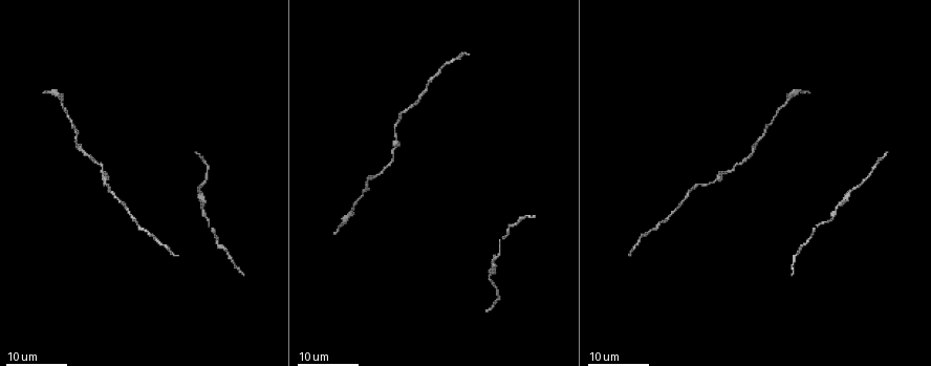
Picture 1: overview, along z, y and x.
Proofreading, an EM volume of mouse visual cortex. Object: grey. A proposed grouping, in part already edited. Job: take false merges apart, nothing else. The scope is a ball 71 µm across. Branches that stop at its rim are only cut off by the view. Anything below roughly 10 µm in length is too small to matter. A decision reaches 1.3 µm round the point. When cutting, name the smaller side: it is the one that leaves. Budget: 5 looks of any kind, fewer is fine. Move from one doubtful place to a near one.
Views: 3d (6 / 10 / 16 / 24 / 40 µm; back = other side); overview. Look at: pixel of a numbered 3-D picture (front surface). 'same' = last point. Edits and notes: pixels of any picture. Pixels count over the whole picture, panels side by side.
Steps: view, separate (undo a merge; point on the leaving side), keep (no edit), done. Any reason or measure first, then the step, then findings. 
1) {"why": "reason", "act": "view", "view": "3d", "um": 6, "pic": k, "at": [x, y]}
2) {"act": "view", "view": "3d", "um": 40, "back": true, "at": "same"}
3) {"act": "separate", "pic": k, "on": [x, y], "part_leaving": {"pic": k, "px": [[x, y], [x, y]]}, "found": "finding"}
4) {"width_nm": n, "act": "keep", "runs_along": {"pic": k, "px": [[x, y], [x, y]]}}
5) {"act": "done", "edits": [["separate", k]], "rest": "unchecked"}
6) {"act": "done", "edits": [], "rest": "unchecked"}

{"why": "a narrow waist", "act": "view", "view": "3d", "um": 24, "pic": 1, "at": [498, 241]}

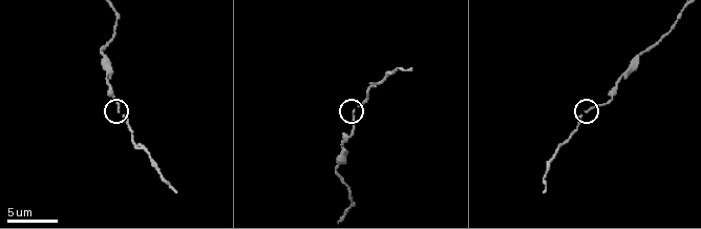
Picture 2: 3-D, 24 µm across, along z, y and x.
{"act": "view", "view": "3d", "um": 6, "pic": 2, "at": [587, 110]}

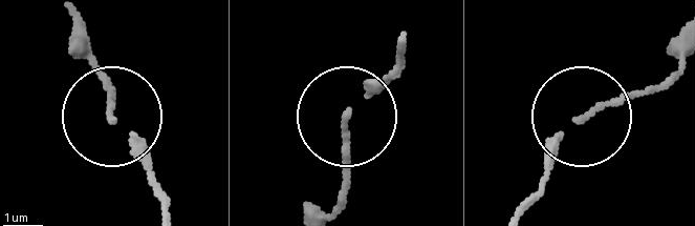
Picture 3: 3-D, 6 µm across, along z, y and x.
{"act": "view", "view": "3d", "um": 6, "back": true, "pic": 3, "at": [347, 113]}

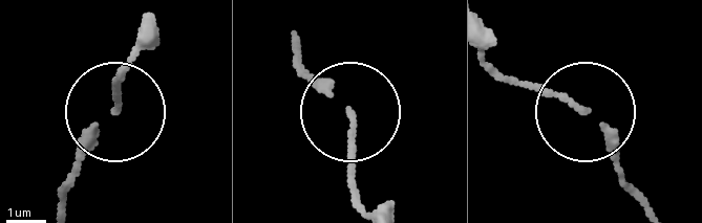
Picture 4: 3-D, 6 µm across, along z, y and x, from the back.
{"act": "keep", "found": "all the same neuron"}

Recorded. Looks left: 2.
{"act": "view", "view": "3d", "um": 16, "pic": 1, "at": [375, 177]}

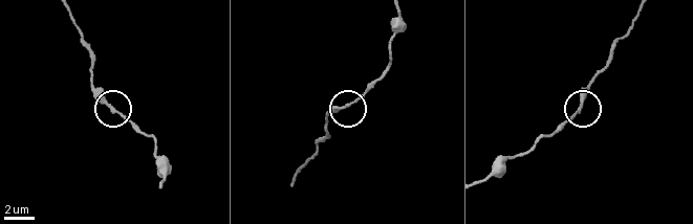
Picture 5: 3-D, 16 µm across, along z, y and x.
{"why": "closer look", "act": "view", "view": "3d", "um": 10, "pic": 5, "at": [346, 107]}

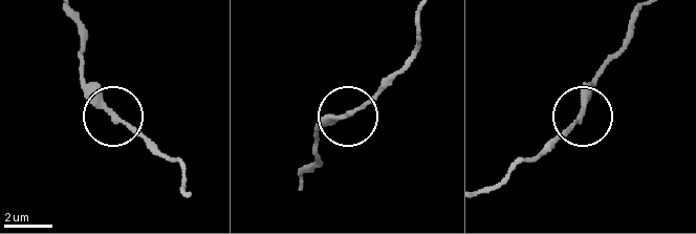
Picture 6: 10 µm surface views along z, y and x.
{"act": "keep", "runs_along": {"pic": 6, "px": [[507, 184], [513, 167], [549, 149], [580, 119], [602, 72]]}, "found": "all the same neuron"}

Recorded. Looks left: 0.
{"act": "done", "edits": [], "rest": "unchecked"}

